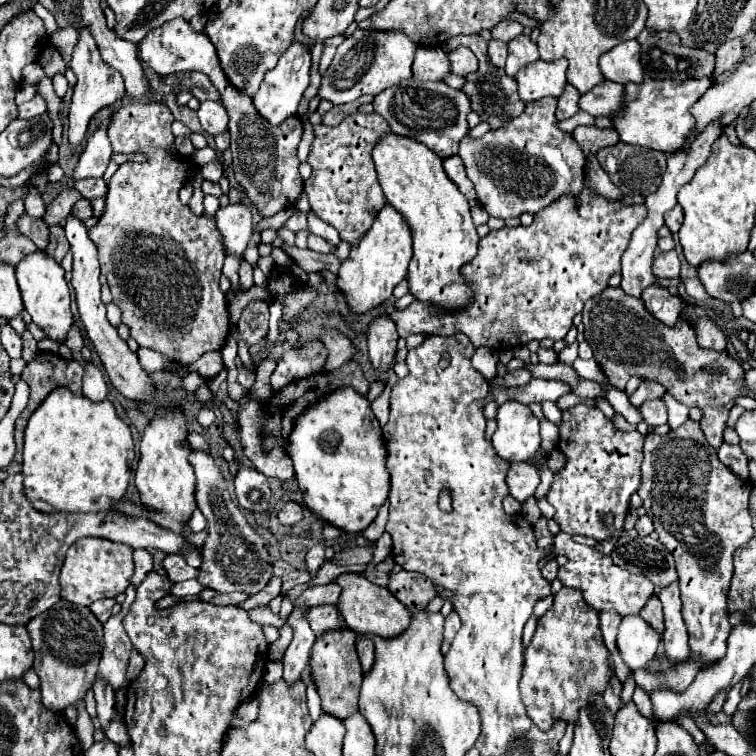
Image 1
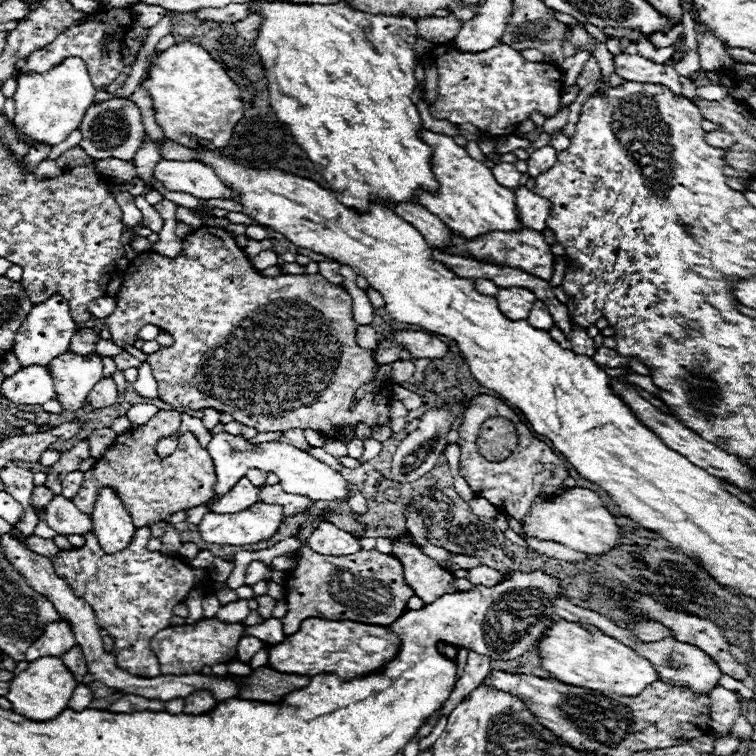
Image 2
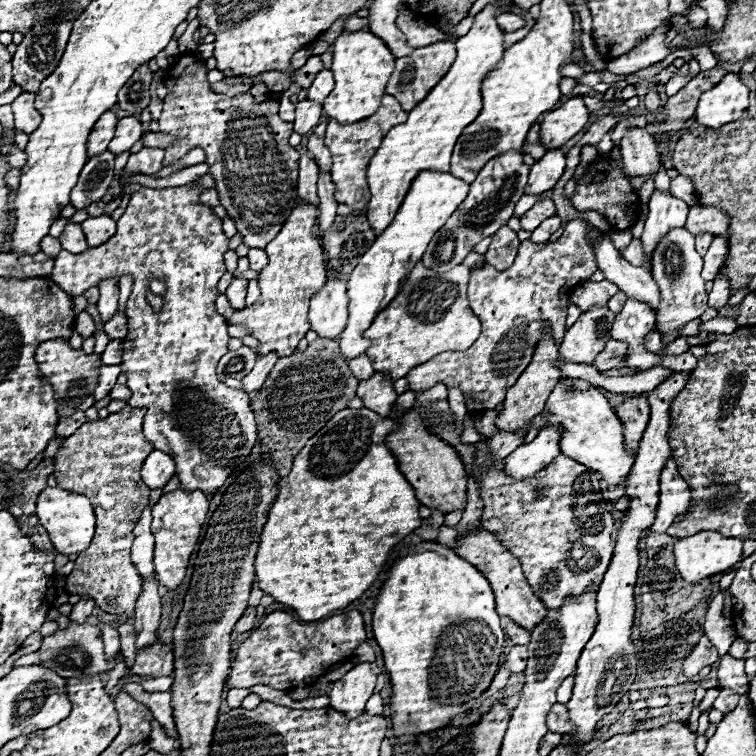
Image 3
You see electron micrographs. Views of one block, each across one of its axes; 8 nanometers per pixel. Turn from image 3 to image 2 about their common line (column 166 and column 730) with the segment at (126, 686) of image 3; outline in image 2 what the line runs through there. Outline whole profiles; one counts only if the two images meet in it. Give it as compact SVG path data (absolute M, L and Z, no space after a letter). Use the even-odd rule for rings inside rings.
M716 686L710 694L710 724L712 736L730 734L734 720L742 714L740 700L734 692L726 690L724 686Z

